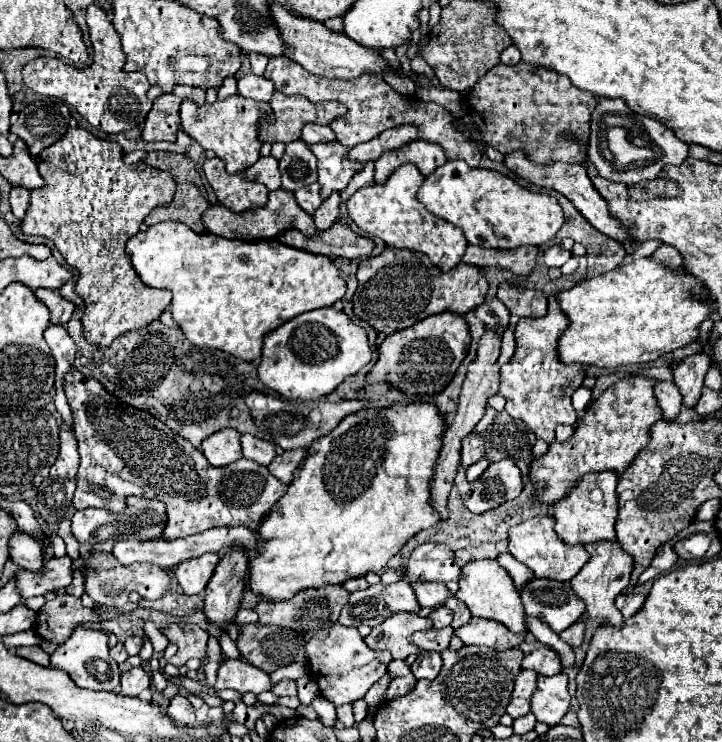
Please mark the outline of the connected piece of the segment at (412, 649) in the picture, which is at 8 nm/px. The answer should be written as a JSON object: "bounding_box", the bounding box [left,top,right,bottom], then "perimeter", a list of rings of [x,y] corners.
{"bounding_box":[364,612,432,660],"perimeter":[[[402,612],[374,626],[372,632],[364,638],[364,642],[372,650],[388,650],[394,660],[406,660],[410,654],[418,652],[418,646],[410,640],[410,636],[418,630],[430,628],[432,628],[430,618],[420,618],[412,612]]]}

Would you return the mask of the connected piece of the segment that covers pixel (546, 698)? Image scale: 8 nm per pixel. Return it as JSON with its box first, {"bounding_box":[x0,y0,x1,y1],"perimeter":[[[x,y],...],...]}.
{"bounding_box":[532,672,570,724],"perimeter":[[[564,672],[556,676],[538,676],[538,686],[532,694],[532,714],[538,722],[558,724],[570,708],[568,678]]]}

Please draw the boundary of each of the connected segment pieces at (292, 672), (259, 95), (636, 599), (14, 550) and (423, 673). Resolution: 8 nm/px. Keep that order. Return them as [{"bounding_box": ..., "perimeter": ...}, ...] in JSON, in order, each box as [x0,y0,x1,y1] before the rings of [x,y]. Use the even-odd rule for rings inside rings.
[{"bounding_box":[270,662,310,684],"perimeter":[[[292,662],[292,664],[288,664],[288,666],[284,666],[284,668],[278,668],[276,672],[272,672],[270,678],[272,678],[272,684],[276,684],[280,678],[298,680],[298,678],[304,678],[304,676],[308,676],[308,674],[310,674],[310,672],[308,672],[308,662]]]},{"bounding_box":[238,74,274,102],"perimeter":[[[248,74],[238,80],[238,94],[244,98],[268,102],[272,98],[272,92],[274,92],[274,84],[270,80],[266,80],[264,76]]]},{"bounding_box":[616,594,644,618],"perimeter":[[[620,594],[616,598],[616,608],[622,612],[624,618],[632,618],[644,604],[644,596],[640,594]]]},{"bounding_box":[10,532,46,572],"perimeter":[[[16,532],[16,536],[12,536],[10,540],[10,560],[30,572],[42,572],[46,564],[42,546],[30,536],[24,536],[22,532]]]},{"bounding_box":[412,652,442,680],"perimeter":[[[422,652],[414,662],[412,662],[412,674],[420,680],[434,680],[442,668],[442,656],[438,652]]]}]

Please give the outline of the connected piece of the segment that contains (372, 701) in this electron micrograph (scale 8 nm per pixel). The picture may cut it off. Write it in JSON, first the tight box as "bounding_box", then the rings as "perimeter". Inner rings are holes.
{"bounding_box":[364,674,392,706],"perimeter":[[[386,674],[384,680],[380,680],[380,684],[372,686],[372,688],[366,692],[364,700],[366,700],[368,706],[378,706],[378,704],[382,704],[382,696],[384,696],[384,690],[388,688],[388,682],[390,682],[390,680],[392,680],[392,678]]]}

